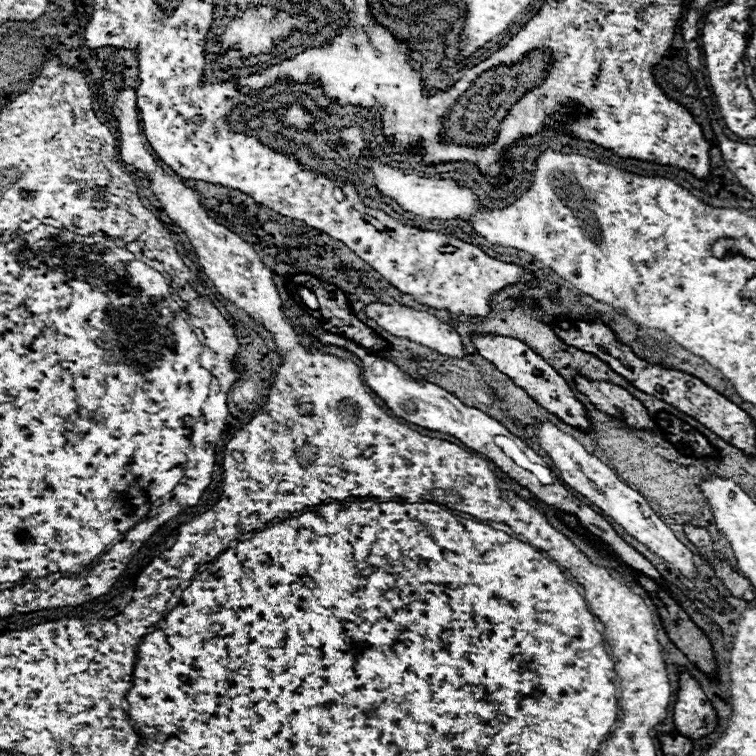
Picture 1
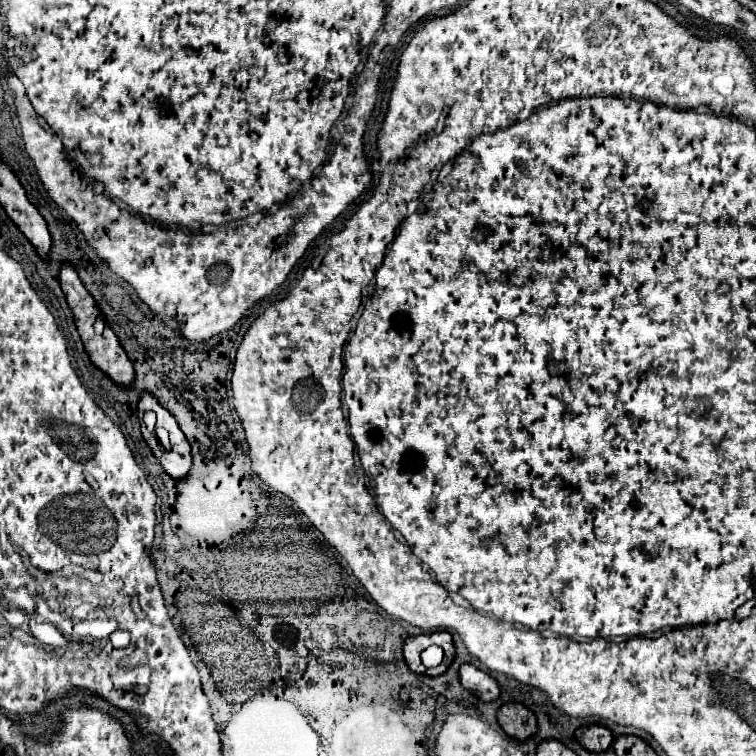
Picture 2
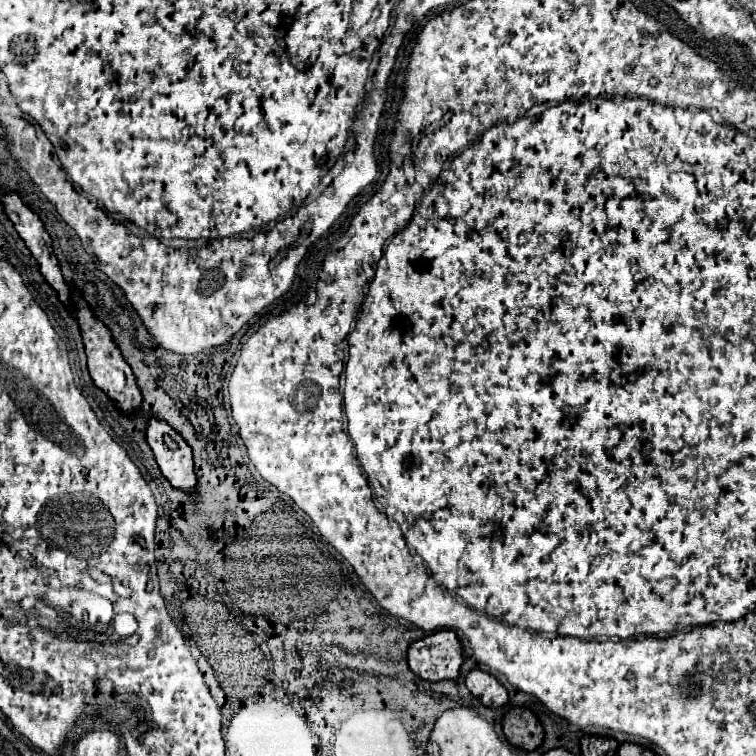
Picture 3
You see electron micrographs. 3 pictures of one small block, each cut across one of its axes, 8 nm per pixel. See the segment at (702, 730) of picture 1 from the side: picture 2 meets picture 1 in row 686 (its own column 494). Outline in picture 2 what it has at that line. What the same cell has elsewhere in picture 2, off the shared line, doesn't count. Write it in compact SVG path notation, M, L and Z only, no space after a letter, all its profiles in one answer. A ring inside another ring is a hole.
M464 664L460 668L460 682L466 690L474 692L482 702L492 702L500 696L498 682L490 674L474 668L472 664Z

